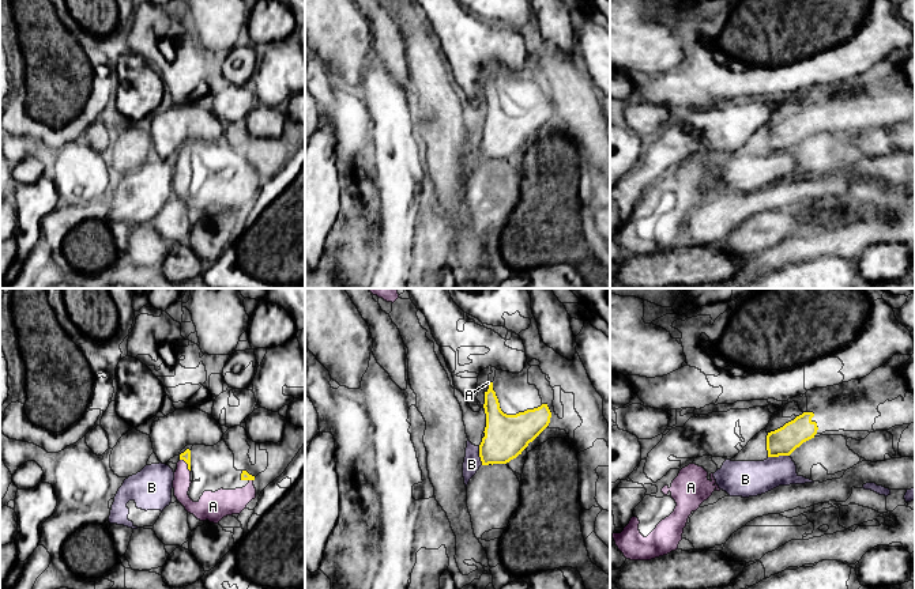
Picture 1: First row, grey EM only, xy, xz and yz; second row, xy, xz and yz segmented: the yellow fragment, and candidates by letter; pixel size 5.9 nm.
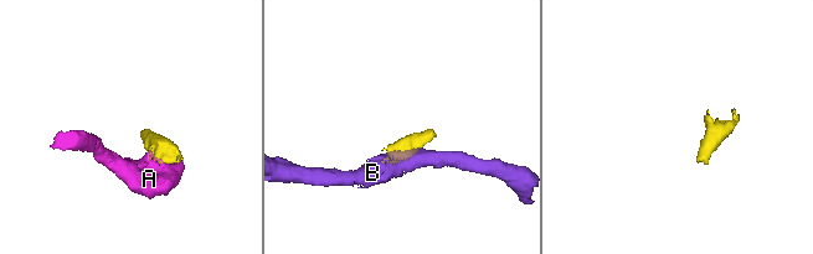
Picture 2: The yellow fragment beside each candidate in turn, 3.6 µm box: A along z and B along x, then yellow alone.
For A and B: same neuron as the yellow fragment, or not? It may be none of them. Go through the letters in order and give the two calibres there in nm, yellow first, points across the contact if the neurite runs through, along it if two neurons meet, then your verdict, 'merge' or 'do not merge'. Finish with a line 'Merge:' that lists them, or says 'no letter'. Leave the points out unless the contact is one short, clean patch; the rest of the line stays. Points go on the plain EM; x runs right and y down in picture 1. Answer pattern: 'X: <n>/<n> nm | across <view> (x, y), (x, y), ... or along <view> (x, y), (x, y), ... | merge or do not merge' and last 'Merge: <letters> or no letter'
A: 60/110 nm | merge
B: 160/220 nm | along yz (789, 150), (768, 153) | do not merge
Merge: A

